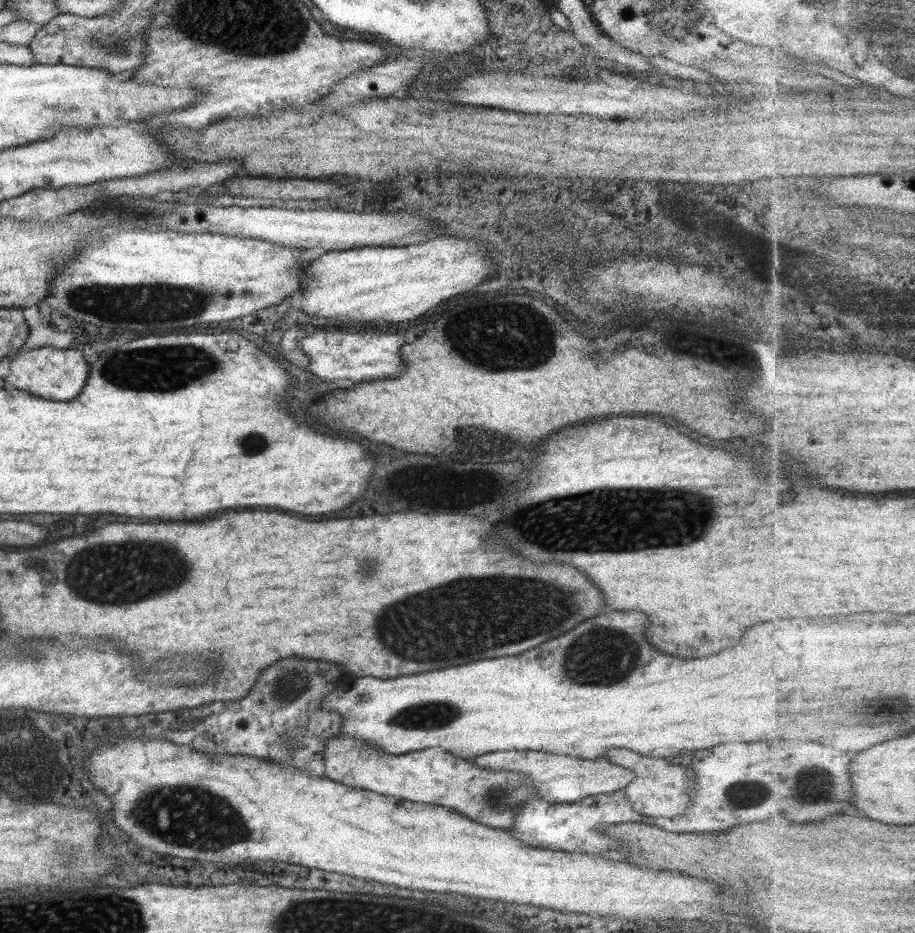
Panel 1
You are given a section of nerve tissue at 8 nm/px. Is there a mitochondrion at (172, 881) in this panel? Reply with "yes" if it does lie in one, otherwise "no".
no

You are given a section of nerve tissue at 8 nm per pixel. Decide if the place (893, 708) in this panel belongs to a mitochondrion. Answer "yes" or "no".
yes

